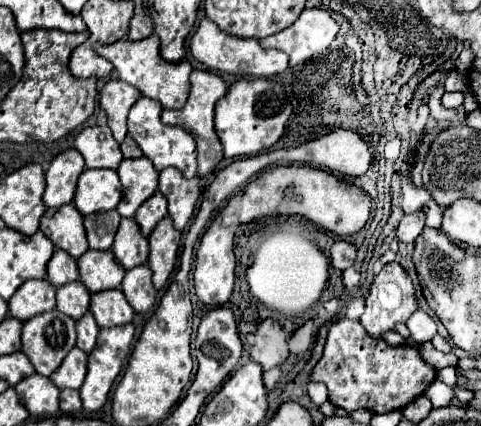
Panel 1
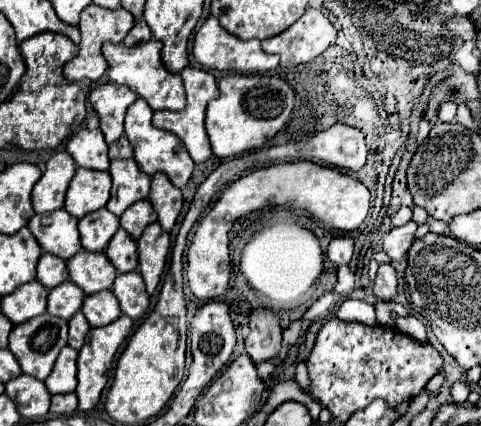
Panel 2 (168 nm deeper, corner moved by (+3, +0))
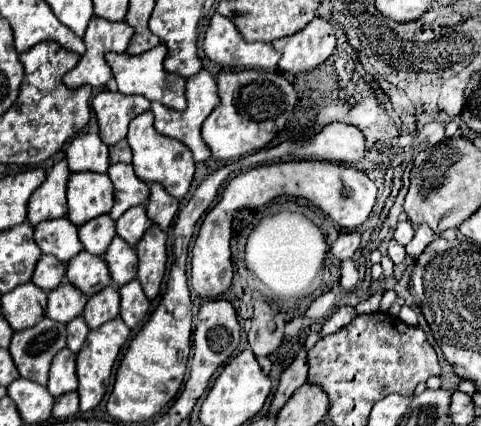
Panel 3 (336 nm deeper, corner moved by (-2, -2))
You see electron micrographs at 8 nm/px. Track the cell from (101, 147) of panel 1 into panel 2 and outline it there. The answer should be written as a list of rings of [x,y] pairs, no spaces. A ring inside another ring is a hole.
[[[78,130],[66,144],[66,150],[72,154],[80,168],[90,170],[108,170],[108,144],[100,130]]]

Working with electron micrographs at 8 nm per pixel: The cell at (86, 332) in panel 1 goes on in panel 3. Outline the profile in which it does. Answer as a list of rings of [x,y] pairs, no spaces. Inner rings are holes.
[[[81,316],[75,318],[75,320],[71,320],[67,324],[67,348],[77,354],[79,348],[81,348],[81,344],[85,342],[87,334],[89,334],[89,326],[85,324],[85,320]]]

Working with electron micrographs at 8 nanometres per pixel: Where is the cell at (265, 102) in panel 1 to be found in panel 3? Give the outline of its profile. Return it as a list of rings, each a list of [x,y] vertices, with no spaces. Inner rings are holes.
[[[275,70],[219,72],[215,80],[221,104],[203,122],[201,136],[211,150],[211,156],[217,160],[241,158],[265,148],[283,130],[297,104],[293,86]]]

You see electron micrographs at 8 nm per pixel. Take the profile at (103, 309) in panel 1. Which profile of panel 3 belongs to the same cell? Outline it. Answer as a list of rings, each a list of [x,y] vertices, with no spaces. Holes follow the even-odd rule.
[[[109,284],[85,304],[83,318],[89,328],[97,328],[119,316],[119,292]]]

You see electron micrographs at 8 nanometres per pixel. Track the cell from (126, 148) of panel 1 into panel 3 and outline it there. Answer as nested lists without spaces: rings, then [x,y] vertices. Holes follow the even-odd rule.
[[[121,140],[117,146],[109,148],[109,160],[111,160],[111,164],[115,164],[115,162],[131,164],[131,148],[129,148],[127,140]]]

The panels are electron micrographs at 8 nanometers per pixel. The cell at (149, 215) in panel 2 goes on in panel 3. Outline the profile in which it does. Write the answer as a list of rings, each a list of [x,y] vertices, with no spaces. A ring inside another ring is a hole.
[[[133,206],[129,208],[117,222],[117,234],[129,244],[129,246],[137,246],[137,242],[141,240],[141,236],[145,234],[145,230],[151,226],[153,222],[147,218],[145,214],[145,206]]]

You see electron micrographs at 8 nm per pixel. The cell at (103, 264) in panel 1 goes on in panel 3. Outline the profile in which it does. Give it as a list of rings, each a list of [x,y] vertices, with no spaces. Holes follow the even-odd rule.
[[[81,250],[73,260],[69,260],[65,276],[85,296],[93,296],[101,292],[107,284],[111,284],[111,274],[105,260],[85,250]]]

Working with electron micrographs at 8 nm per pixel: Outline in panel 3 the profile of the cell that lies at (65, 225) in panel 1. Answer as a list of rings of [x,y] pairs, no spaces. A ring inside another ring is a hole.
[[[67,218],[45,220],[37,224],[35,242],[43,254],[51,254],[65,264],[83,250],[83,244],[77,236],[77,226],[73,226]]]

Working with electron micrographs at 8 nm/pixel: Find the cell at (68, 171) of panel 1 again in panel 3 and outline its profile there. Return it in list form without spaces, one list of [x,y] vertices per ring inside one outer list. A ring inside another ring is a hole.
[[[61,160],[51,168],[45,182],[29,198],[27,222],[31,226],[37,226],[43,220],[61,218],[67,214],[67,198],[65,198],[67,178],[69,178],[69,168],[65,160]]]

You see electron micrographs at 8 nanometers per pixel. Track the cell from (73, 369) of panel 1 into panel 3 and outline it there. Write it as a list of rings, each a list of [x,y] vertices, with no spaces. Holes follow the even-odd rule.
[[[69,348],[57,352],[51,362],[47,390],[51,396],[61,396],[65,392],[73,392],[77,388],[77,374],[75,374],[75,354]]]

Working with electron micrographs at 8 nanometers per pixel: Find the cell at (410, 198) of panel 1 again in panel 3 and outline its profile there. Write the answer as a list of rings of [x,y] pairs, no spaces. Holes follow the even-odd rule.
[[[405,220],[405,222],[401,222],[401,224],[397,226],[397,230],[395,230],[395,238],[399,240],[399,244],[401,244],[401,246],[407,246],[407,244],[411,242],[413,234],[415,234],[415,228],[413,228],[407,220]]]

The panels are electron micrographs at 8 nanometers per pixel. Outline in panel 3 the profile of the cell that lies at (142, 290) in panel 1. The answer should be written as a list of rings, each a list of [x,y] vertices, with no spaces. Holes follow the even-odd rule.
[[[137,280],[119,288],[121,294],[121,318],[129,328],[139,326],[149,314],[149,300]]]

